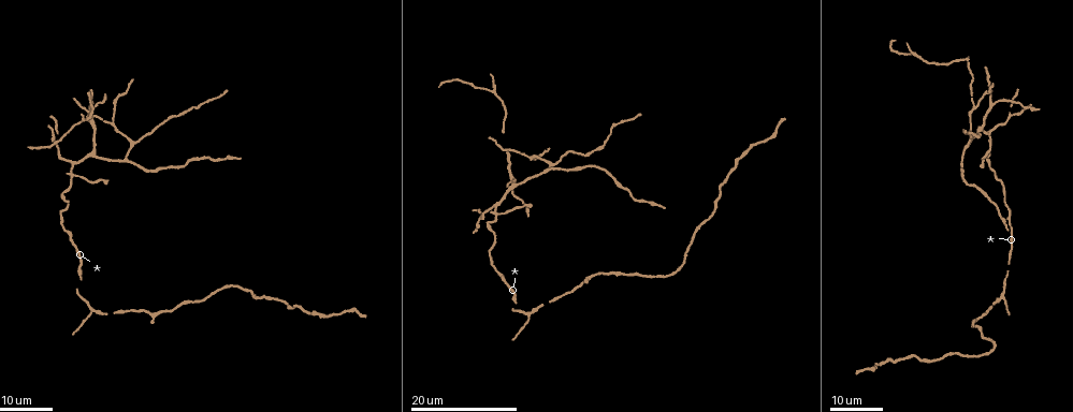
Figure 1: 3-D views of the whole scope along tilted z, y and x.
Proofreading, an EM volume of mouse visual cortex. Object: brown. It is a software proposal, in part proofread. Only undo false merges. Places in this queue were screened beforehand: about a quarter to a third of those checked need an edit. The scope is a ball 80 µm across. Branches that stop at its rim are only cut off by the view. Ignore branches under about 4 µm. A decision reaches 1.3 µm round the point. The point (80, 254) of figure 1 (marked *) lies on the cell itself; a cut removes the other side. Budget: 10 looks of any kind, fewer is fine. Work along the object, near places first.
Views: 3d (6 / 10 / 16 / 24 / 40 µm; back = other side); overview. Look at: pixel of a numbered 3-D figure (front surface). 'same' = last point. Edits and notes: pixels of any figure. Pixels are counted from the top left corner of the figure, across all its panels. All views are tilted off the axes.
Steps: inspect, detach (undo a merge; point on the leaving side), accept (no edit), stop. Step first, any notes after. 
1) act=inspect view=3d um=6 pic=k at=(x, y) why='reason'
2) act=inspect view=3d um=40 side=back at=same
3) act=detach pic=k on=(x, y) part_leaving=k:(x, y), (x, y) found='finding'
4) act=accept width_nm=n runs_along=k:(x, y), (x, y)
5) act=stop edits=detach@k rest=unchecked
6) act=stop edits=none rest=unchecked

act=inspect view=3d um=24 pic=1 at=(148, 314) why='thick turns thin'

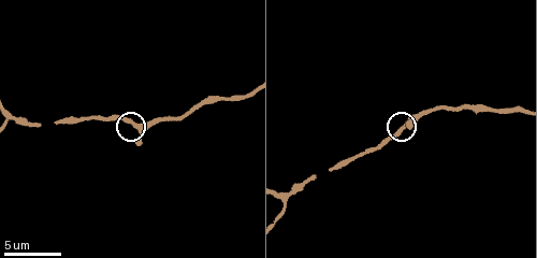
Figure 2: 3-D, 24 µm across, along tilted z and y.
act=inspect view=3d um=10 pic=2 at=(132, 121)

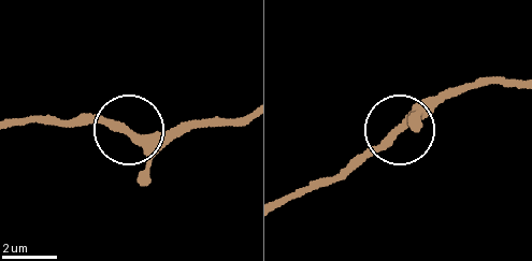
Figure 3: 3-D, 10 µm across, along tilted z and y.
act=accept found='all the same cell'

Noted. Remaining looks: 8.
act=inspect view=3d um=16 pic=2 at=(285, 197) why='branch point'

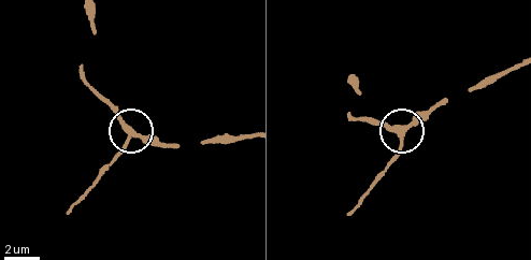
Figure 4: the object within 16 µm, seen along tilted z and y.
act=inspect view=3d um=6 pic=4 at=(135, 135)

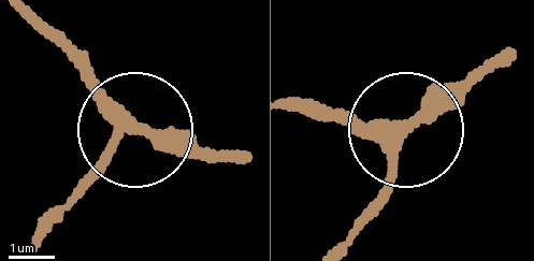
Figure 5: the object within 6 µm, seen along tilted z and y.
act=accept arms=3 found='continuous, no second cell'

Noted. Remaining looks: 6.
act=inspect view=3d um=16 pic=1 at=(486, 221)

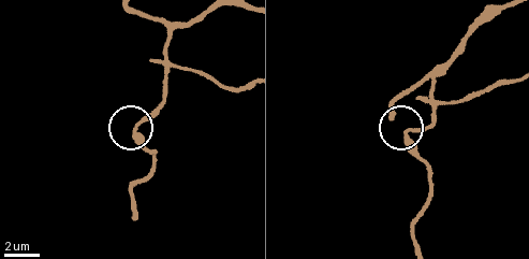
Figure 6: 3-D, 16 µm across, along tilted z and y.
act=inspect view=3d um=6 pic=6 at=(139, 124)

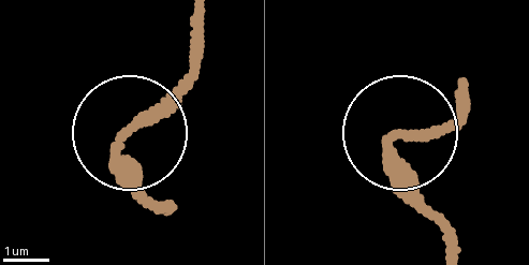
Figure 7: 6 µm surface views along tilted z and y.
act=accept runs_along=7:(164, 209), (144, 193), (118, 140), (201, 61) found='all the same cell'

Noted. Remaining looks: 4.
act=inspect view=3d um=16 pic=1 at=(73, 175) why='four or more arms meet'

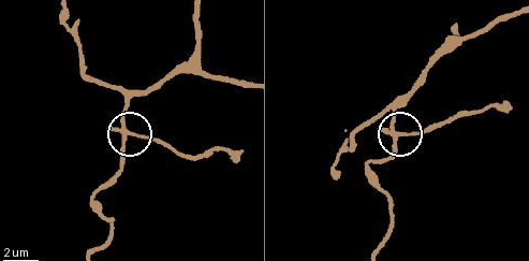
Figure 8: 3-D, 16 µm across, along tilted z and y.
act=inspect view=3d um=6 pic=8 at=(132, 133)

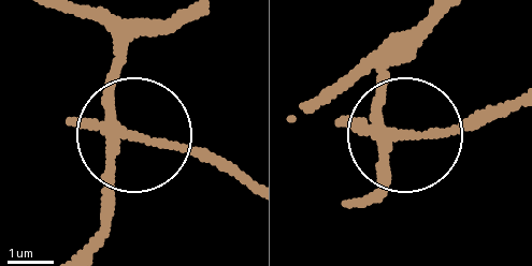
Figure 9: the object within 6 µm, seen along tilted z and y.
act=detach pic=9 on=(183, 150) part_leaving=9:(119, 136), (209, 151), (246, 173) found='a second cell is stuck on'

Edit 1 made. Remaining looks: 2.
act=inspect view=3d um=16 pic=1 at=(93, 156)

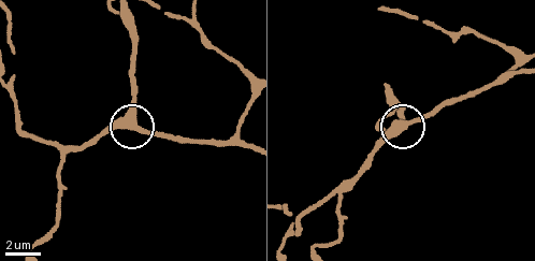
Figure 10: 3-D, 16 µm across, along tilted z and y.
act=inspect view=3d um=10 pic=10 at=(404, 126)

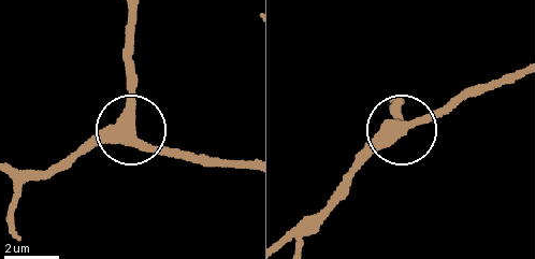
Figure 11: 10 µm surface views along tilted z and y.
act=accept side_arm_um=18 runs_along=11:(15, 195), (64, 159), (127, 130), (127, 46) found='continuous, no second cell'

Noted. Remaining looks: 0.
act=stop edits=detach@9 rest=unchecked

